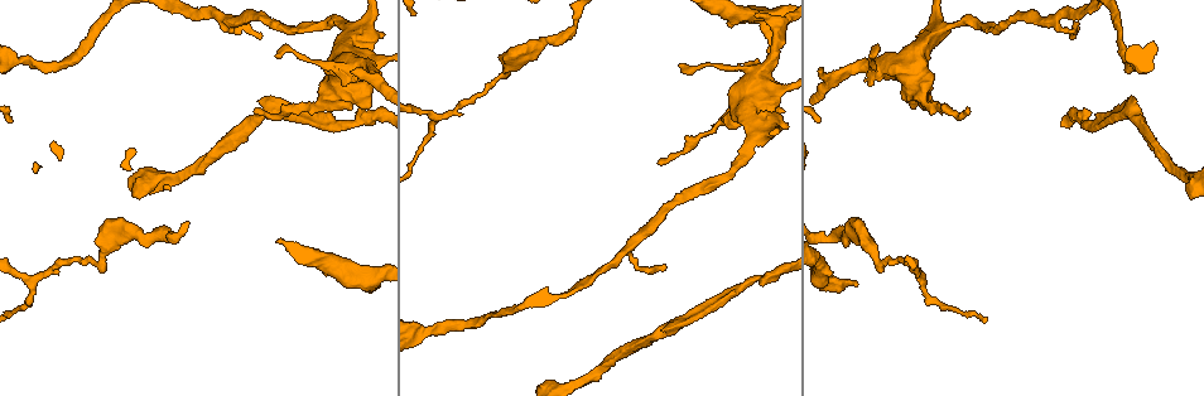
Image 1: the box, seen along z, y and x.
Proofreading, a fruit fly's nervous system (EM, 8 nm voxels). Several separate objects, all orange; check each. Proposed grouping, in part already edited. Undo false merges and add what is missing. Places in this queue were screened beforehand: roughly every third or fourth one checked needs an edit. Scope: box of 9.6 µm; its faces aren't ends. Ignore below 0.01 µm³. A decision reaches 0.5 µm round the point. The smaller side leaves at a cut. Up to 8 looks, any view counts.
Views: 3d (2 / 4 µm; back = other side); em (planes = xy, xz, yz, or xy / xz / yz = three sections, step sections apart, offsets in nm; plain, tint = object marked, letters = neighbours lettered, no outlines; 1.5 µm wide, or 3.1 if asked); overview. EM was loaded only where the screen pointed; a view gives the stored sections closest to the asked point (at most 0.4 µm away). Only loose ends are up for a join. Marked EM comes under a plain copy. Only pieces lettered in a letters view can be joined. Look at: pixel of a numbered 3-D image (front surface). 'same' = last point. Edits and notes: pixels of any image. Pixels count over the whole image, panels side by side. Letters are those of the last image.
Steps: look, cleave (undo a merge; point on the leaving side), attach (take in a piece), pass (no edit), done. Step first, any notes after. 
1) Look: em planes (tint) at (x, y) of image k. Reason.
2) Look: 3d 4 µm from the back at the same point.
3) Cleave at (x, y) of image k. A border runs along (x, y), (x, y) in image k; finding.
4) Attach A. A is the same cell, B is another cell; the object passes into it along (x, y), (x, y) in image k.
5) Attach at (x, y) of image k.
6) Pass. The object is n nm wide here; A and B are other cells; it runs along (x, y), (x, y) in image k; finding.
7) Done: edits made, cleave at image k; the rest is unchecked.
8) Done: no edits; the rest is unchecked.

Look: em planes (letters) at (858, 284) of image 1. Thick end.

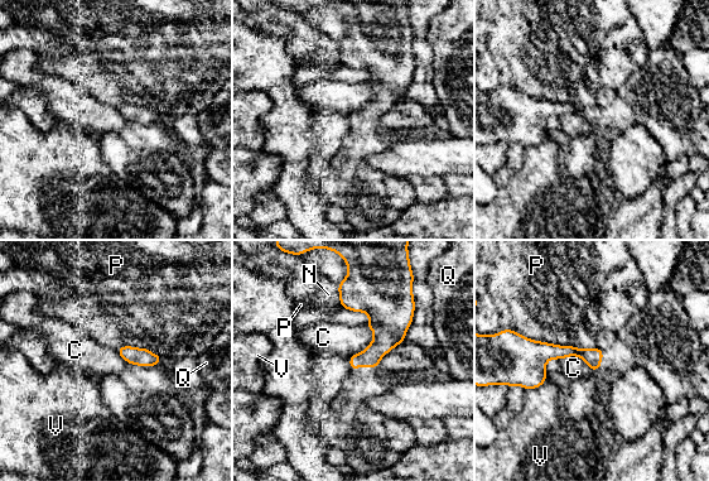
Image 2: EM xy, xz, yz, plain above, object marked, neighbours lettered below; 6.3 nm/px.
Pass. C, N, P, Q and V are other cells; it runs along (599, 354), (544, 351), (530, 364) in image 2; no lettered piece goes on from it.

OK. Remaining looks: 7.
Look: em planes (letters) at (278, 55) of image 1. Thin end.

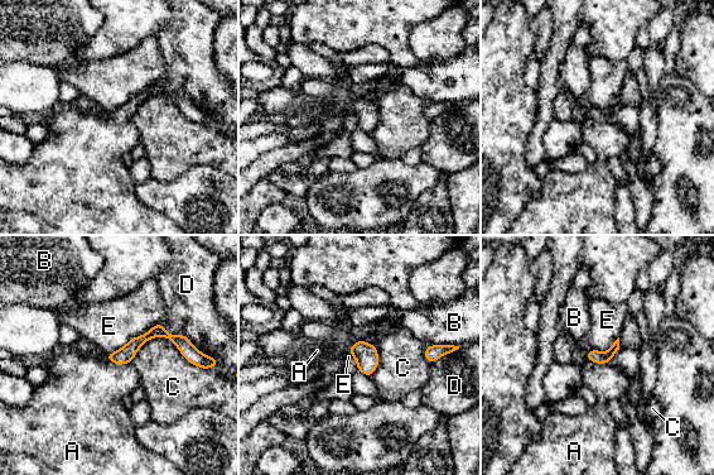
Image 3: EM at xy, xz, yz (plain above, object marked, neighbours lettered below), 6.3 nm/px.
Pass. The longest contact is with C, 480 nm; A, B, C, D and E are other cells; a border runs along (162, 322), (105, 355) in image 3; none of them fits.

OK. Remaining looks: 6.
Look: 3d 4 µm at (665, 267) of image 1. Thin end.

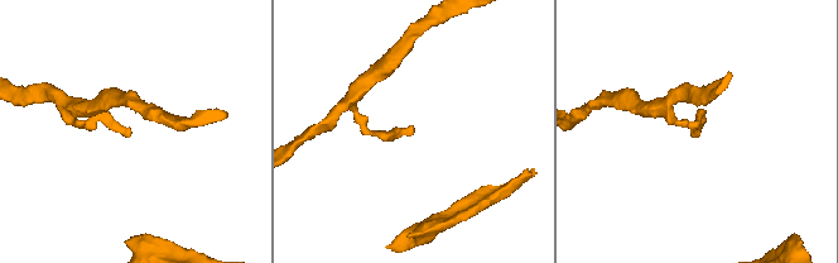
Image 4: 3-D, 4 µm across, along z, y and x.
Look: em planes (letters) at (131, 132) of image 4. Now the EM.

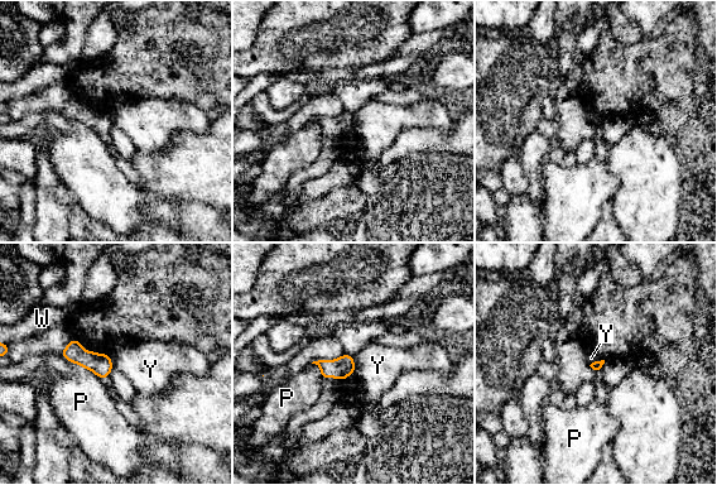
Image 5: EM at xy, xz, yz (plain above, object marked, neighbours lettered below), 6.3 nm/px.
Pass. P, W and Y are other cells; a border runs along (352, 356), (355, 371) in image 5; none of them fits.

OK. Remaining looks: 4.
Done: no edits; the rest is unchecked.

